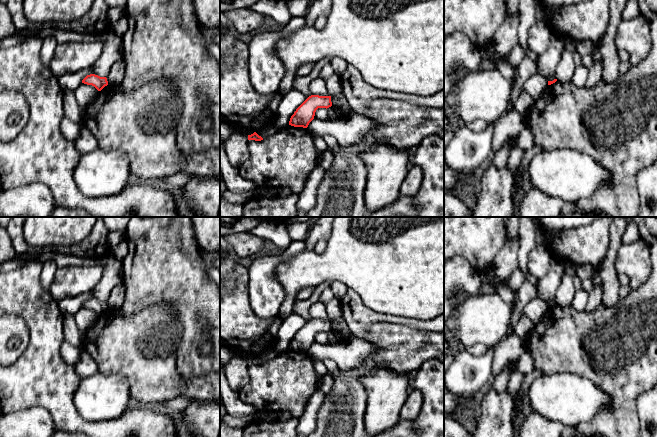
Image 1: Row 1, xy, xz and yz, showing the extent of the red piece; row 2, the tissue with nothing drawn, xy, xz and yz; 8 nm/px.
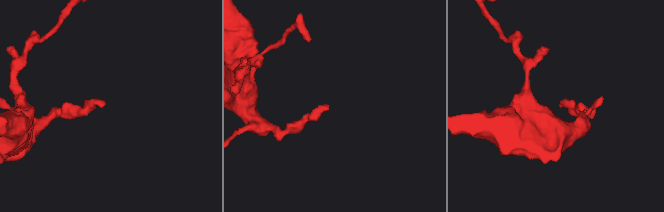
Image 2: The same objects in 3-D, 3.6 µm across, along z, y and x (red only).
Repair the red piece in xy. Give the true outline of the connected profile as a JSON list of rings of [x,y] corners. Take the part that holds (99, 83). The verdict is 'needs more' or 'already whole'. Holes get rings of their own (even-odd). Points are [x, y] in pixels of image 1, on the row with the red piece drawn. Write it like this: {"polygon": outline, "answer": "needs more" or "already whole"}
{"polygon": [[[95,74],[87,75],[83,80],[82,83],[87,85],[94,86],[98,91],[101,91],[105,86],[108,85],[108,81],[106,77],[100,77]]], "answer": "already whole"}

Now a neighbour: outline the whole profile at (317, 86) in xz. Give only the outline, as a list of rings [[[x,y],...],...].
[[[317,77],[309,85],[311,95],[329,96],[325,80]]]

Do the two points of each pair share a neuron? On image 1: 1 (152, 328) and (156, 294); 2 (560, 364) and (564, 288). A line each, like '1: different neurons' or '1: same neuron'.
1: different neurons
2: different neurons

